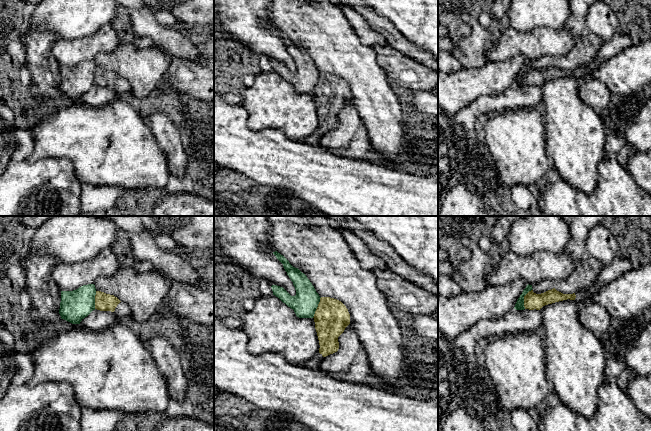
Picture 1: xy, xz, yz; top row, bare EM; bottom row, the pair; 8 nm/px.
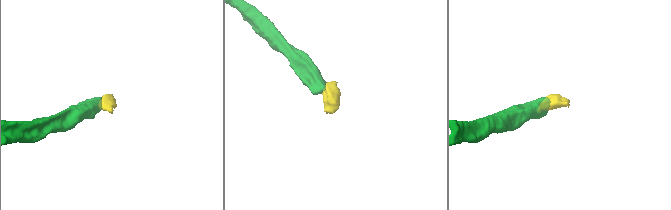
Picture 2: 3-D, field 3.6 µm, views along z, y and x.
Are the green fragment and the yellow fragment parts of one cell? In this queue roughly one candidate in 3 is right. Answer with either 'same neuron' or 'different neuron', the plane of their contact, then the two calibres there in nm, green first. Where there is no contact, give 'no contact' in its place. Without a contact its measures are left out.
different neuron; meets green in xz; 200 nm thick on the green side, 280 nm on the other

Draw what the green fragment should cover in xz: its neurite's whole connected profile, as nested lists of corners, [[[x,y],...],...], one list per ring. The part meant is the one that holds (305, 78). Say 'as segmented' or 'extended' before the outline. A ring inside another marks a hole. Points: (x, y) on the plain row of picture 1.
as segmented; [[[277,27],[273,28],[273,30],[283,40],[296,66],[296,71],[291,72],[283,63],[272,61],[273,71],[293,85],[297,93],[313,94],[321,73],[304,49],[298,44],[293,43],[289,37]]]

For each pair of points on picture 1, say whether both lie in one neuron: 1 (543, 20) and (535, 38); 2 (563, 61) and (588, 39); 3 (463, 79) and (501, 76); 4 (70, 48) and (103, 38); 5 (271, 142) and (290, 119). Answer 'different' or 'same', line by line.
1: different
2: same
3: same
4: same
5: different

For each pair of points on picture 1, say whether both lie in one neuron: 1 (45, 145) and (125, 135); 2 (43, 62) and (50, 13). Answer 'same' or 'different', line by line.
1: same
2: different

